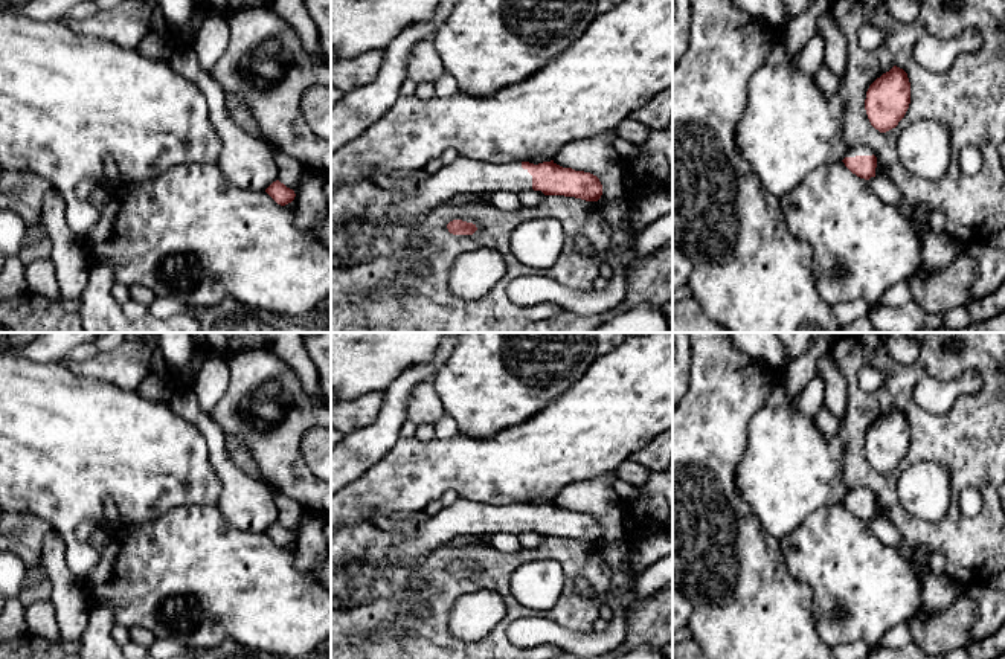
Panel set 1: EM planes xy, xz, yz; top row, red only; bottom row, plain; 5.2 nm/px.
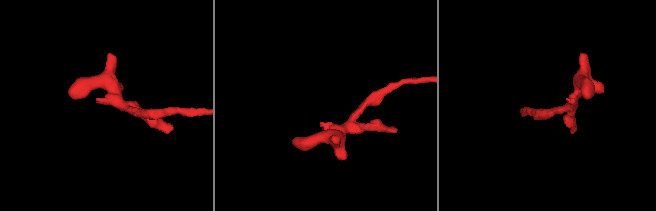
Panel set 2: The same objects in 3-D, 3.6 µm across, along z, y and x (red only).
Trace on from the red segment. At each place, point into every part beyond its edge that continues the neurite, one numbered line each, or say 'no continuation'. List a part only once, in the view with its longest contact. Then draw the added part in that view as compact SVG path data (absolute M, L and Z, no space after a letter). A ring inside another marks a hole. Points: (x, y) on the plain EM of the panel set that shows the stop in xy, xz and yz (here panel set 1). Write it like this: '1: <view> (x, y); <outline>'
1: xz (464, 517); M458 499L451 506L442 508L419 525L415 537L397 543L393 557L397 563L407 564L458 535L488 537L496 532L519 534L522 531L532 531L532 517L522 510L520 503L496 506Z

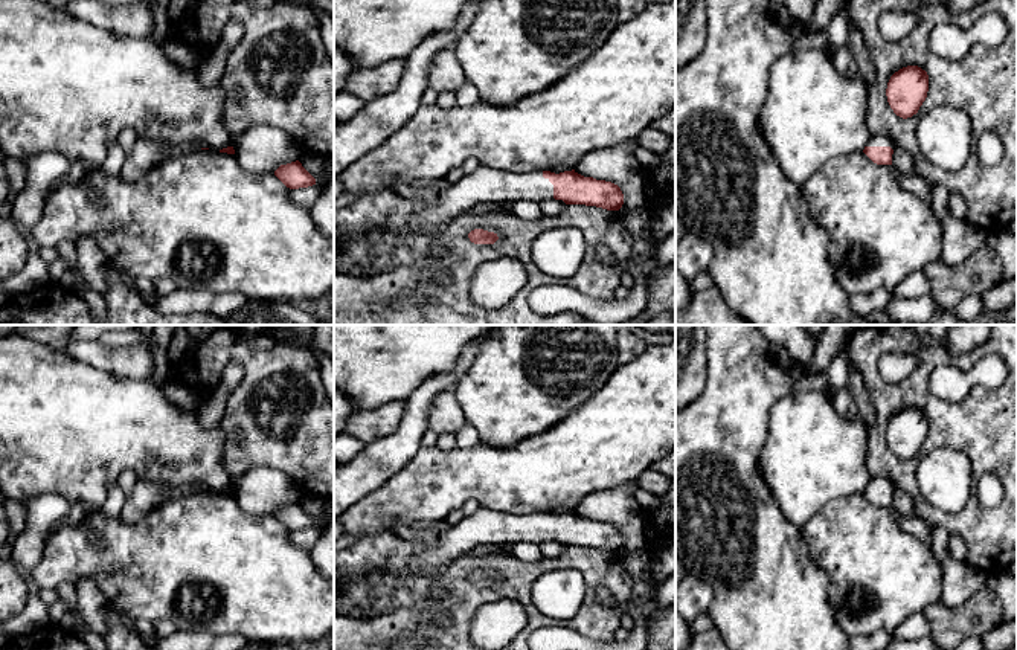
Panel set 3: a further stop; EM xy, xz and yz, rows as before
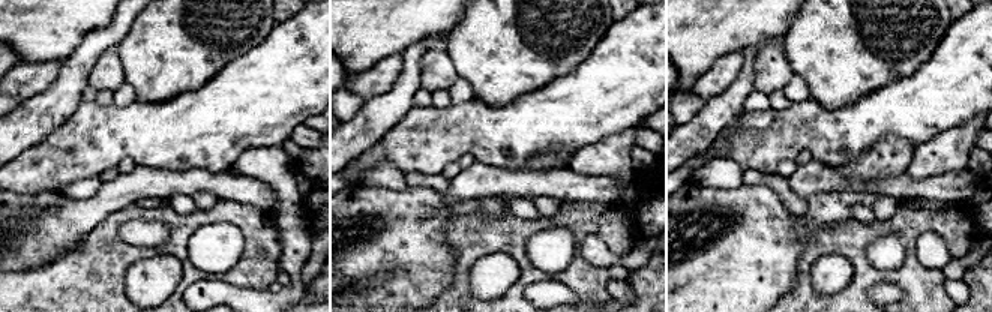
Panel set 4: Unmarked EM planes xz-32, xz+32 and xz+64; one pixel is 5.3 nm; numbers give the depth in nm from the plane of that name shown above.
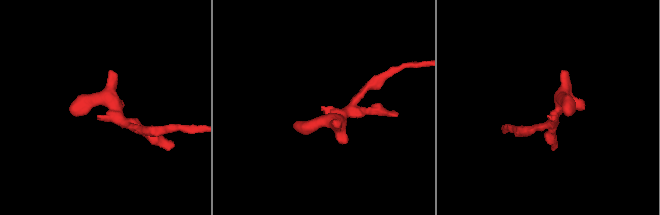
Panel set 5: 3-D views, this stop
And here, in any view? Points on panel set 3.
1: xz (485, 527); M479 508L473 516L464 517L441 534L436 546L418 552L415 566L418 572L428 574L479 545L509 546L517 542L540 543L543 540L553 540L553 526L543 519L541 513L517 516Z

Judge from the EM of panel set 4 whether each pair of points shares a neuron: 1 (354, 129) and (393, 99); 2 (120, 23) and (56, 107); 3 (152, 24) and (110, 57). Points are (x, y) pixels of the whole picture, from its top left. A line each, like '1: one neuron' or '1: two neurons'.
1: one neuron
2: one neuron
3: two neurons

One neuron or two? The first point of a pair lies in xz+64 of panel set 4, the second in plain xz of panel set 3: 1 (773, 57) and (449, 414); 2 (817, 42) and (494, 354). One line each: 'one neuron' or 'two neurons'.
1: one neuron
2: one neuron

